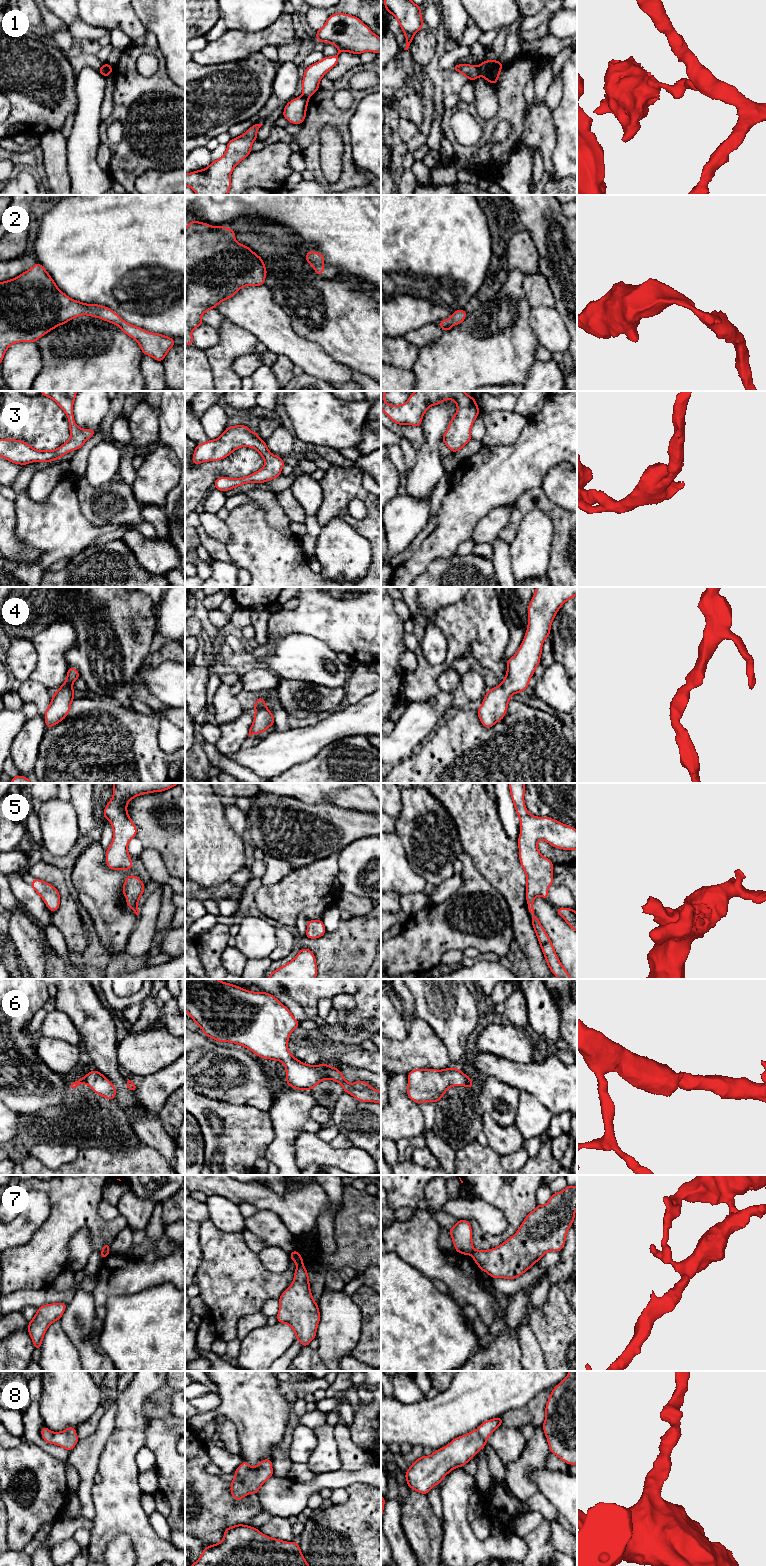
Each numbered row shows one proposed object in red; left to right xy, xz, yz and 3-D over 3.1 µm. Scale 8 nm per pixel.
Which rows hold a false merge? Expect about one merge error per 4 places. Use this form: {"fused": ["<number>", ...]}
{"fused": ["1", "7"]}

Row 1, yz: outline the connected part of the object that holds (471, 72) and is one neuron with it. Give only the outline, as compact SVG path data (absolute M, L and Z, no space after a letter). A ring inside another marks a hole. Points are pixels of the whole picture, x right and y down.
M455 64L453 66L453 69L455 71L460 72L464 76L466 76L469 81L470 80L477 80L479 75L480 75L479 74L479 66L475 66L475 65L469 65L469 64L459 65L459 64Z

